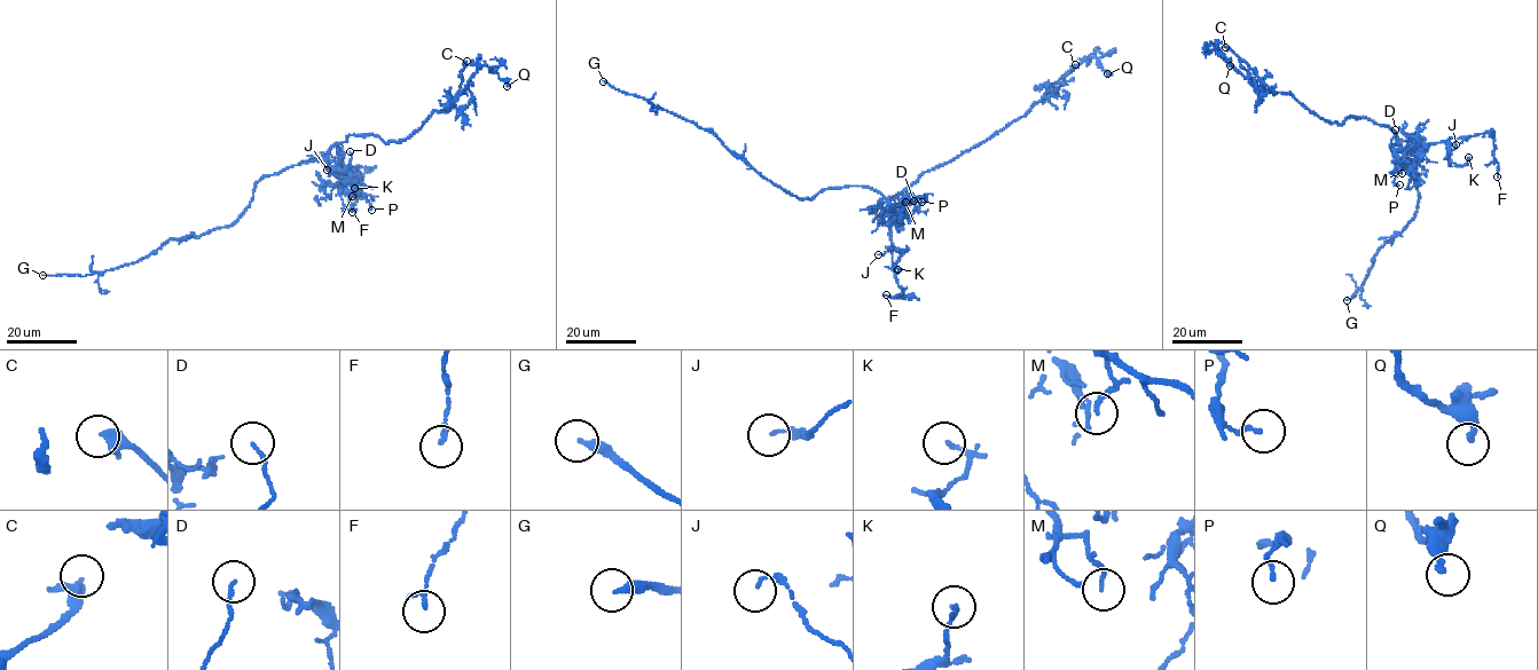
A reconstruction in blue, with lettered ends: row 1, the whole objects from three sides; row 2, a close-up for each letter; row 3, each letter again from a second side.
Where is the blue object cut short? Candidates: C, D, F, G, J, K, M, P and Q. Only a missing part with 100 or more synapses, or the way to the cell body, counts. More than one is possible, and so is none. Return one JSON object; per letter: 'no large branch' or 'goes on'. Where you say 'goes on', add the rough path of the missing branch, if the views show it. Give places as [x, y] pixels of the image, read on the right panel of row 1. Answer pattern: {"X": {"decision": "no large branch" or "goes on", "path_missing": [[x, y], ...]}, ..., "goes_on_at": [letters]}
{"C": {"decision": "no large branch"}, "D": {"decision": "no large branch"}, "F": {"decision": "no large branch"}, "G": {"decision": "goes on", "path_missing": [[1347, 300], [1339, 304], [1321, 288], [1329, 301]]}, "J": {"decision": "no large branch"}, "K": {"decision": "no large branch"}, "M": {"decision": "no large branch"}, "P": {"decision": "no large branch"}, "Q": {"decision": "no large branch"}, "goes_on_at": ["G"]}

